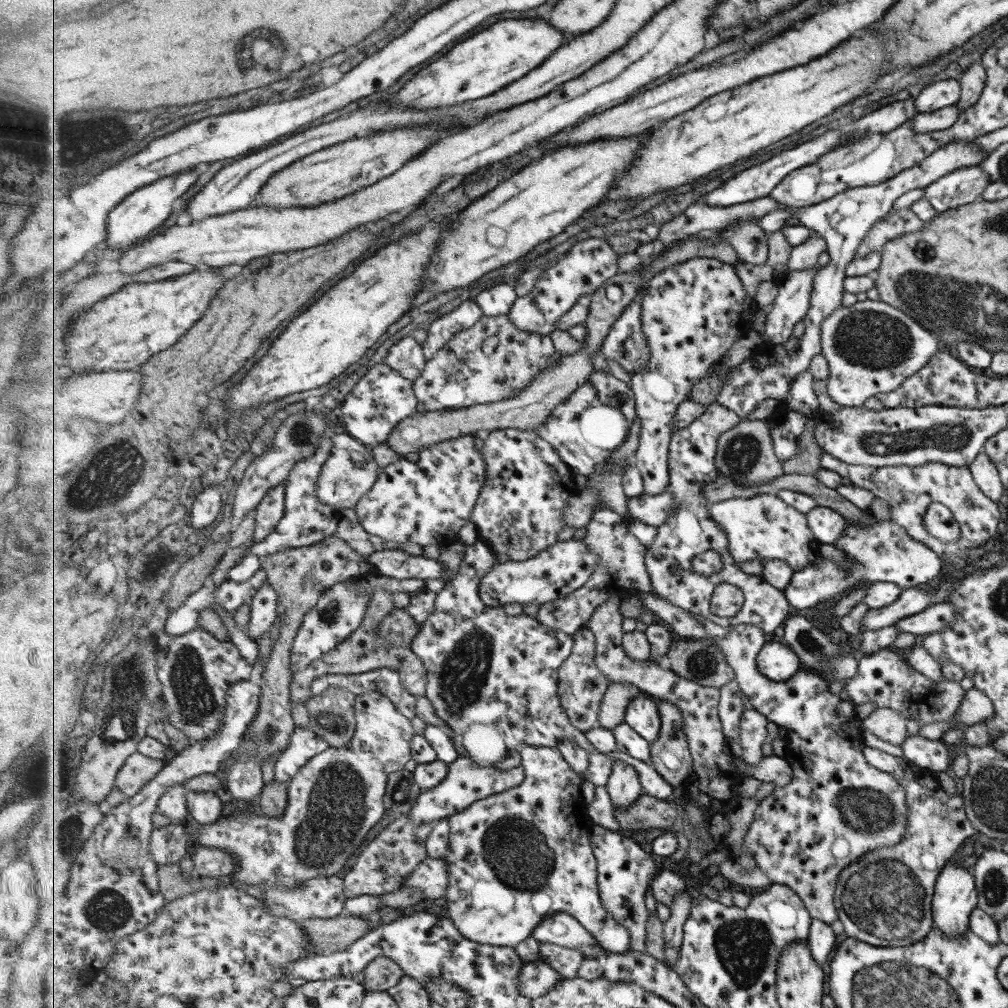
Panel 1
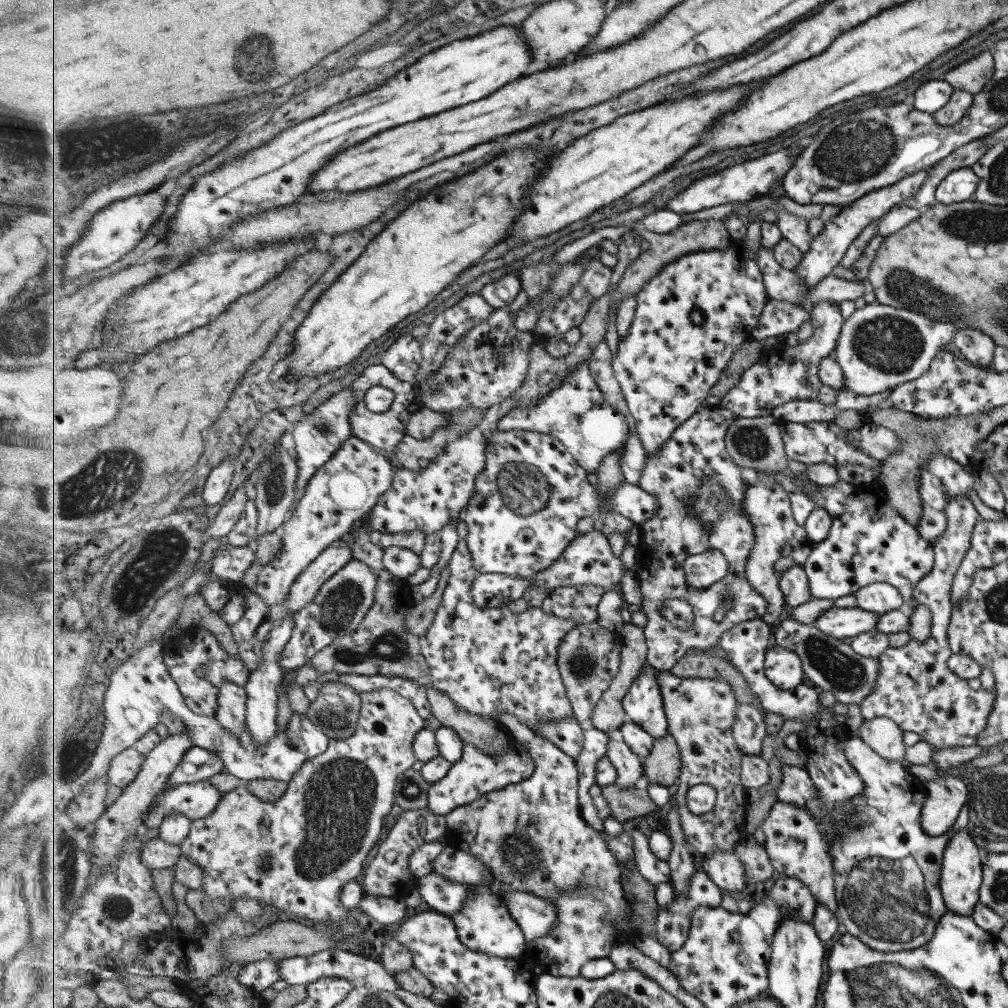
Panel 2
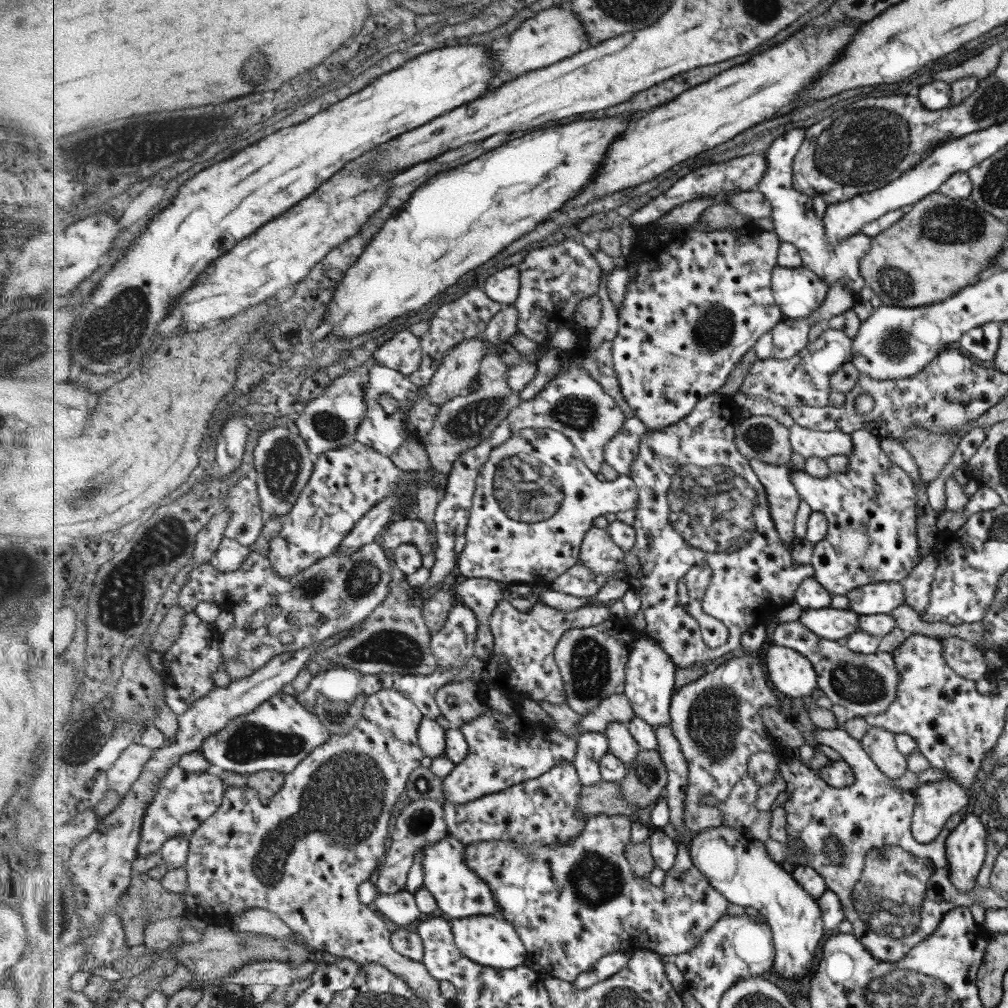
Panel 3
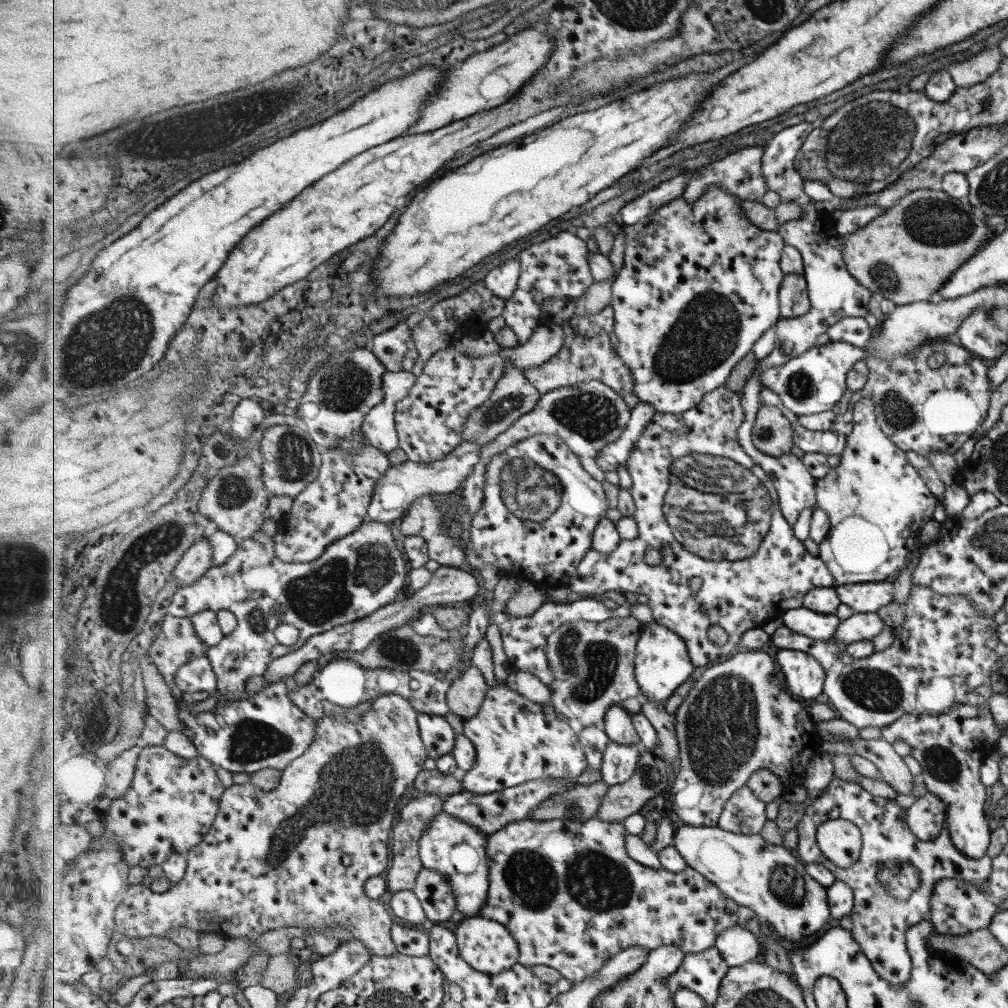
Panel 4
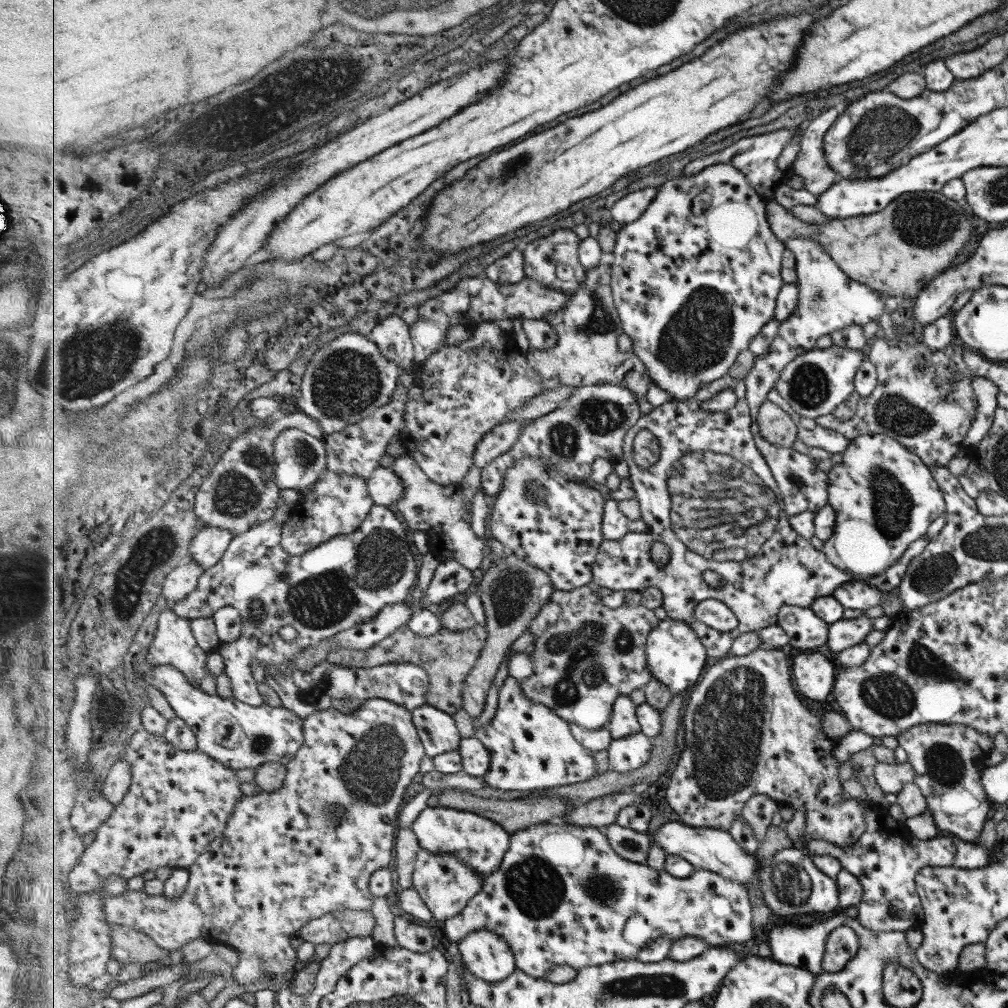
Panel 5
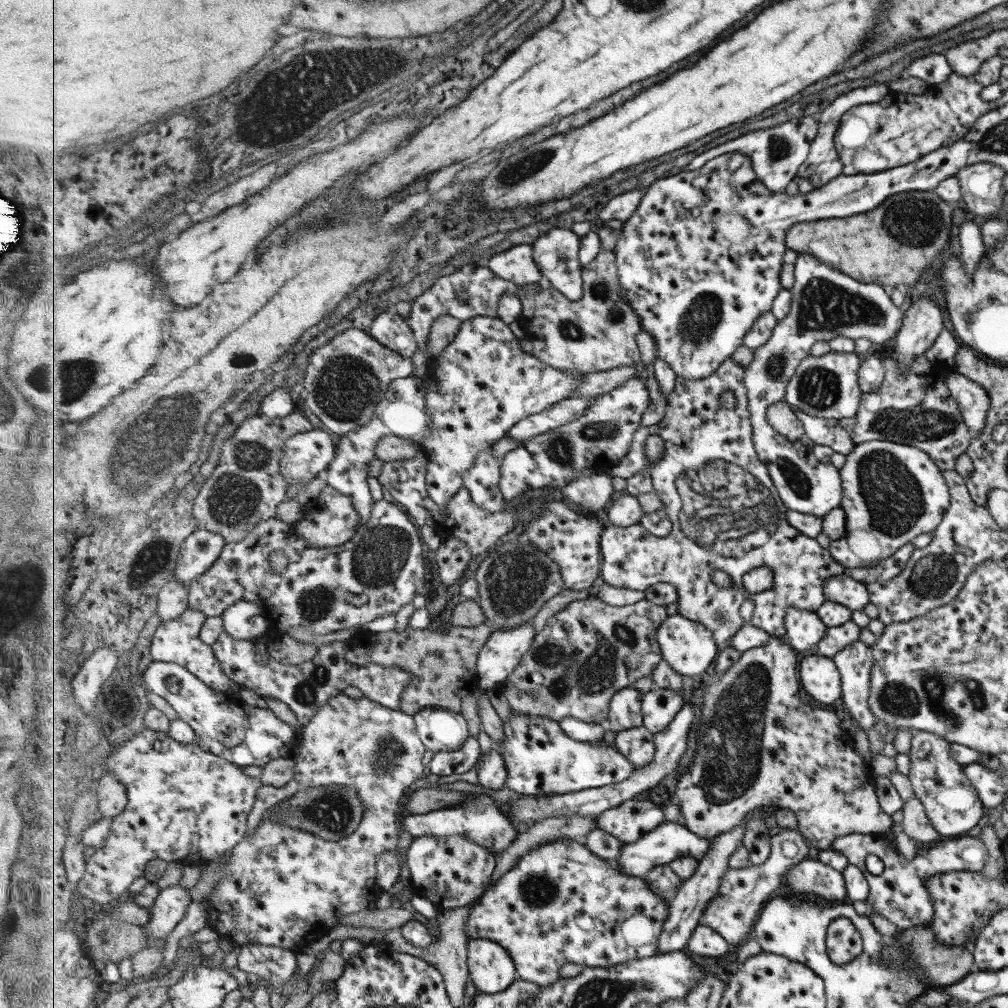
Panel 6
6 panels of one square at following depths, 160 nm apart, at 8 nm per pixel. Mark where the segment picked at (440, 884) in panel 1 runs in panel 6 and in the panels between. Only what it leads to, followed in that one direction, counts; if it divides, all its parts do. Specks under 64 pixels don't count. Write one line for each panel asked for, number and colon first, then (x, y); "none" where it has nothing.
2: (457, 865)
3: (573, 904)
4: (570, 893)
5: (563, 895)
6: (561, 903)

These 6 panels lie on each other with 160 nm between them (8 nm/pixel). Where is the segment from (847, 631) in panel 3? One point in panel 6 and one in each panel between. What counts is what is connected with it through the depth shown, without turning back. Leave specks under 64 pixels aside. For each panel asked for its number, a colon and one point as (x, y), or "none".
4: (818, 626)
5: (806, 632)
6: (804, 628)

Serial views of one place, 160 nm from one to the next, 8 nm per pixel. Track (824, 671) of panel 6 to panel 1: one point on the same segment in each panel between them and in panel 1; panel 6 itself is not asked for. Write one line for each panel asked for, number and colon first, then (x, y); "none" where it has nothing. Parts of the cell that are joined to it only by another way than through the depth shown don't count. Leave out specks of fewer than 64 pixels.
1: (777, 661)
2: (784, 667)
3: (791, 672)
4: (804, 674)
5: (813, 673)

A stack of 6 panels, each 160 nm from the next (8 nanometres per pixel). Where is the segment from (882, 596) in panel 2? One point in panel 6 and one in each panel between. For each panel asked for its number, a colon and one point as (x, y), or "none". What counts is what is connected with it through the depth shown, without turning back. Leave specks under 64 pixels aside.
3: (878, 598)
4: (861, 597)
5: (856, 595)
6: (841, 589)

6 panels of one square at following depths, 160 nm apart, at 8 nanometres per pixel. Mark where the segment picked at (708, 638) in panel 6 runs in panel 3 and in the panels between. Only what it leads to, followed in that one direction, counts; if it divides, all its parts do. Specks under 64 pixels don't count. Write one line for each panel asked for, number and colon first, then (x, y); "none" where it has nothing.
3: (651, 673)
4: (663, 663)
5: (678, 658)

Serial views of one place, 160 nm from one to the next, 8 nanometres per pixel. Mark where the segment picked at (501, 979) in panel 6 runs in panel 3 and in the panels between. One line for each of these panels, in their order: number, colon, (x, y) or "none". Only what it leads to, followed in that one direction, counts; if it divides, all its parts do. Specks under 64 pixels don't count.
3: (491, 940)
4: (487, 945)
5: (487, 954)

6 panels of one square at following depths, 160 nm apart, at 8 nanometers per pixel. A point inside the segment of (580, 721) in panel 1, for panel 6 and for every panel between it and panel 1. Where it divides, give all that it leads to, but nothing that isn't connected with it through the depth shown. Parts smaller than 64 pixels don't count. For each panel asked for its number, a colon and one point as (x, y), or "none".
2: (590, 657)
3: (593, 661)
4: (594, 664)
5: (590, 657)
6: (590, 650)

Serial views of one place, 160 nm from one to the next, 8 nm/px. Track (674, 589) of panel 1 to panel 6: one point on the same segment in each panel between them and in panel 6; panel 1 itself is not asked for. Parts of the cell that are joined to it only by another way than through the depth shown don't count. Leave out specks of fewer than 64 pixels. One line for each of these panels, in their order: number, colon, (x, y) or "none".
2: (701, 491)
3: (701, 503)
4: (681, 460)
5: (687, 498)
6: (727, 515)

